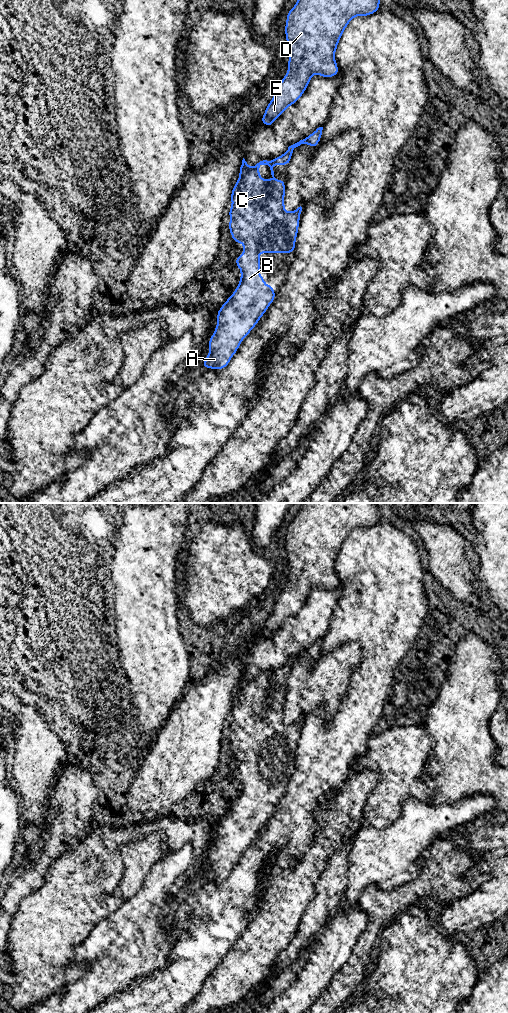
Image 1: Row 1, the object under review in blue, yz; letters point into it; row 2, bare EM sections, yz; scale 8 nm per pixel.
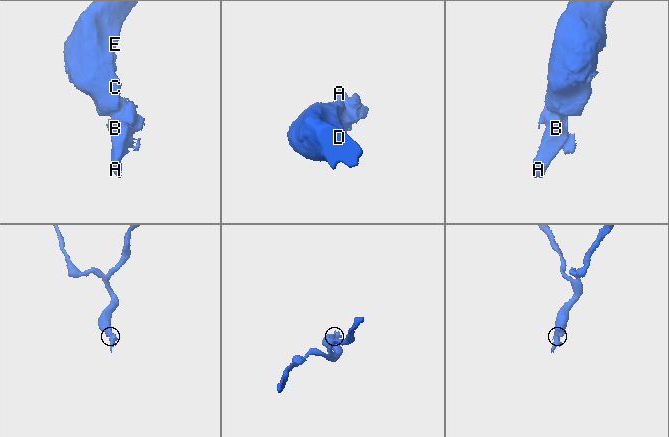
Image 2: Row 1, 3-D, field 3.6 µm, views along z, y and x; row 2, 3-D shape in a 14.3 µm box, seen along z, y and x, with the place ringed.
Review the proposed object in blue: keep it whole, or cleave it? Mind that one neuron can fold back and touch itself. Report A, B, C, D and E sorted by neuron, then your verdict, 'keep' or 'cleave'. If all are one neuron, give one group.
A B C D E; keep

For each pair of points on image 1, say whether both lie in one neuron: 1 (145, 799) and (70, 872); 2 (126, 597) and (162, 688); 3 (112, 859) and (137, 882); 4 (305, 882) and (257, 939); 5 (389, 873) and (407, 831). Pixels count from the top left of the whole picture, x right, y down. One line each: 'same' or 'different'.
1: different
2: same
3: different
4: same
5: same

